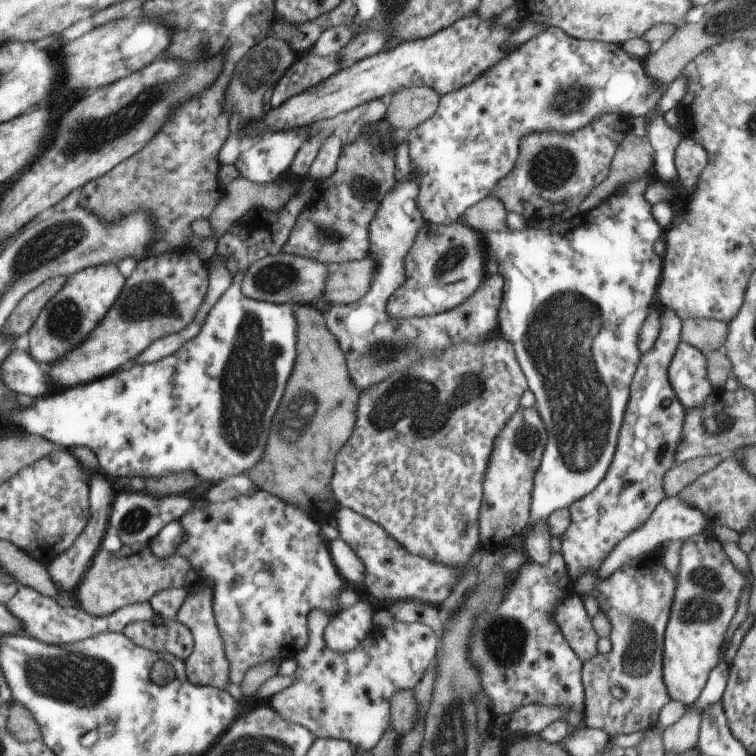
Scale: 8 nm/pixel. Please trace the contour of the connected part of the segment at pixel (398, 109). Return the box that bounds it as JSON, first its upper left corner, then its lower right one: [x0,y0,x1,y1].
[384,86,440,133]

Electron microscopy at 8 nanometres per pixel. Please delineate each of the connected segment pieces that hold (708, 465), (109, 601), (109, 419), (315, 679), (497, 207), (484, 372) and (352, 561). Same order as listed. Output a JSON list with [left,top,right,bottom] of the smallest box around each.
[[664,456,720,497],[74,544,196,616],[10,268,296,483],[268,608,439,751],[462,195,510,233],[331,338,528,619],[329,537,365,587]]

